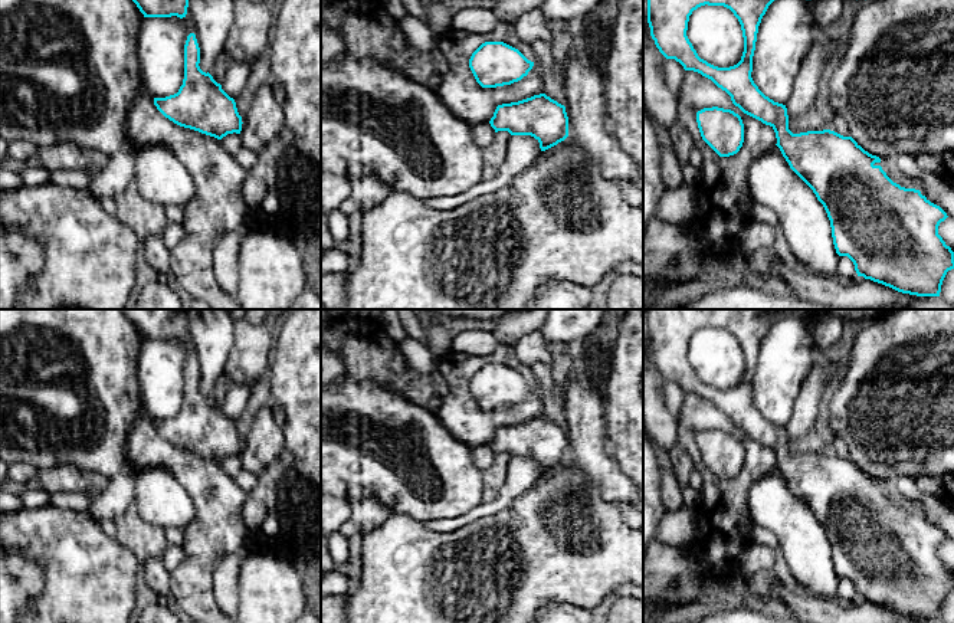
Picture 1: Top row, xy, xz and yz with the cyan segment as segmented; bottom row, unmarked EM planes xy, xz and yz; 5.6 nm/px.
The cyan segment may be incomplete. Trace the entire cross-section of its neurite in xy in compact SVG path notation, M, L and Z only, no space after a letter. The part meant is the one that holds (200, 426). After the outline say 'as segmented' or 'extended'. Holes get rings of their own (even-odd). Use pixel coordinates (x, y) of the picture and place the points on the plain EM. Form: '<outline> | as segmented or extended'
M190 355L184 367L183 407L174 417L154 420L154 427L174 446L217 462L240 456L243 445L235 422L199 386L200 370L196 357Z | as segmented

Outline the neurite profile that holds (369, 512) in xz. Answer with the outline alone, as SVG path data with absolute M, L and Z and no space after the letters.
M374 498L358 499L353 504L351 519L360 527L360 534L378 528L391 512Z

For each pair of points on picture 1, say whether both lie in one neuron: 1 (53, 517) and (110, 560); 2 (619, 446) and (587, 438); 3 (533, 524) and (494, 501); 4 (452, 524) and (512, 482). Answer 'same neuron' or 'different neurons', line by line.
1: same neuron
2: different neurons
3: different neurons
4: same neuron

